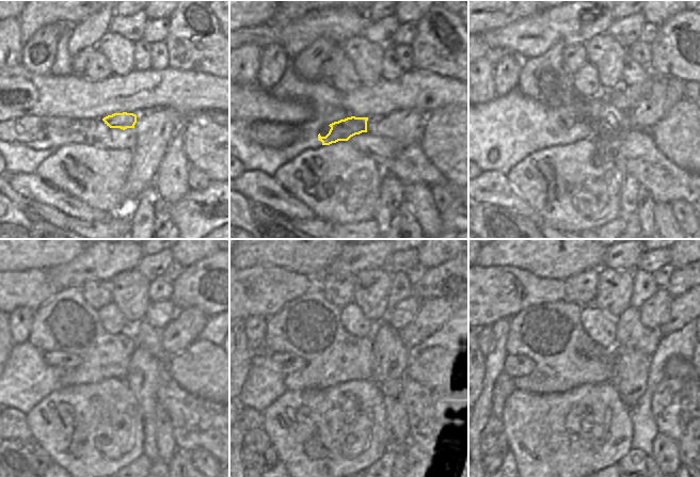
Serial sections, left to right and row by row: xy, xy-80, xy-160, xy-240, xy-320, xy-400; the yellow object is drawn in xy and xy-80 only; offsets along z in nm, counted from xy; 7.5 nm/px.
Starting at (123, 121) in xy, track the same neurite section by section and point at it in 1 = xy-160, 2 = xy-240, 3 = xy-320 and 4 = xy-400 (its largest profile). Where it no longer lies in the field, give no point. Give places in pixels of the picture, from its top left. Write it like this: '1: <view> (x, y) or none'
1: xy-160 (582, 130)
2: xy-240 (63, 360)
3: xy-320 (288, 363)
4: xy-400 (516, 366)

